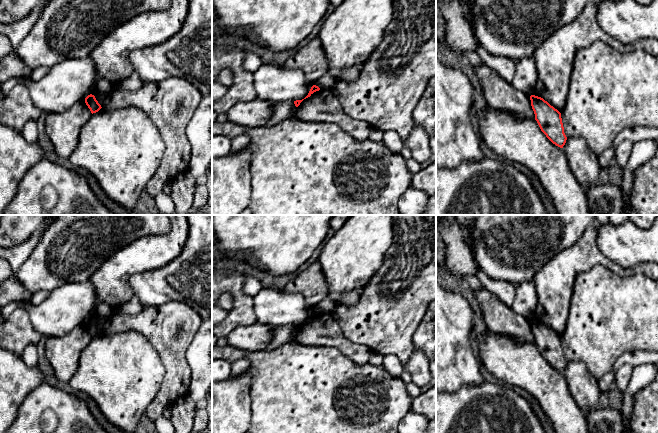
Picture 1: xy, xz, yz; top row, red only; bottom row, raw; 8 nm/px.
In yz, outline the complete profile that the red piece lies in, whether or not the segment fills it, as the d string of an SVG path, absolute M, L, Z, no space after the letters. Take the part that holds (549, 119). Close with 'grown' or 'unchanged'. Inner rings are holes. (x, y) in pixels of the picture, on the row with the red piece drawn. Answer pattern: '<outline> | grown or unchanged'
M531 95L531 106L541 131L556 146L563 148L567 137L564 133L561 113L543 98Z | unchanged

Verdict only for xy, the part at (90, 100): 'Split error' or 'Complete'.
Complete

